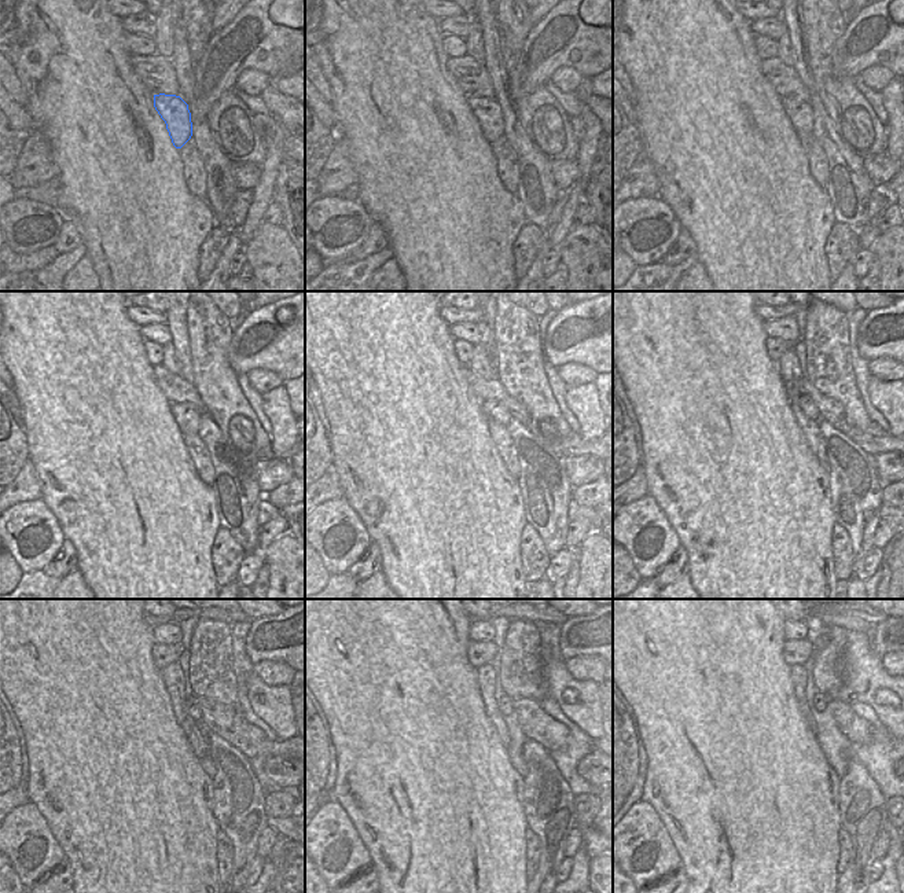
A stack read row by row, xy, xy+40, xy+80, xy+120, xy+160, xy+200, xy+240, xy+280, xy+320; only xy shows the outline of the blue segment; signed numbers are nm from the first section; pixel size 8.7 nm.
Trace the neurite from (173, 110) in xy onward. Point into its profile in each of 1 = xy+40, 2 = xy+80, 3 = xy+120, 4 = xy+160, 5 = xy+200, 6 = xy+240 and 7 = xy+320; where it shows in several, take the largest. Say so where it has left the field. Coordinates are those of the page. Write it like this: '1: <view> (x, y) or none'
1: xy+40 (488, 111)
2: xy+80 (801, 114)
3: xy+120 (186, 415)
4: xy+160 (495, 410)
5: xy+200 (805, 403)
6: xy+240 (193, 709)
7: xy+320 (819, 699)

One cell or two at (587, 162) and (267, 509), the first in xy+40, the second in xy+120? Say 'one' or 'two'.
two

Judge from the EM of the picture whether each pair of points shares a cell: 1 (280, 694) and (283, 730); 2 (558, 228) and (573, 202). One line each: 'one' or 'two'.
1: one
2: one

